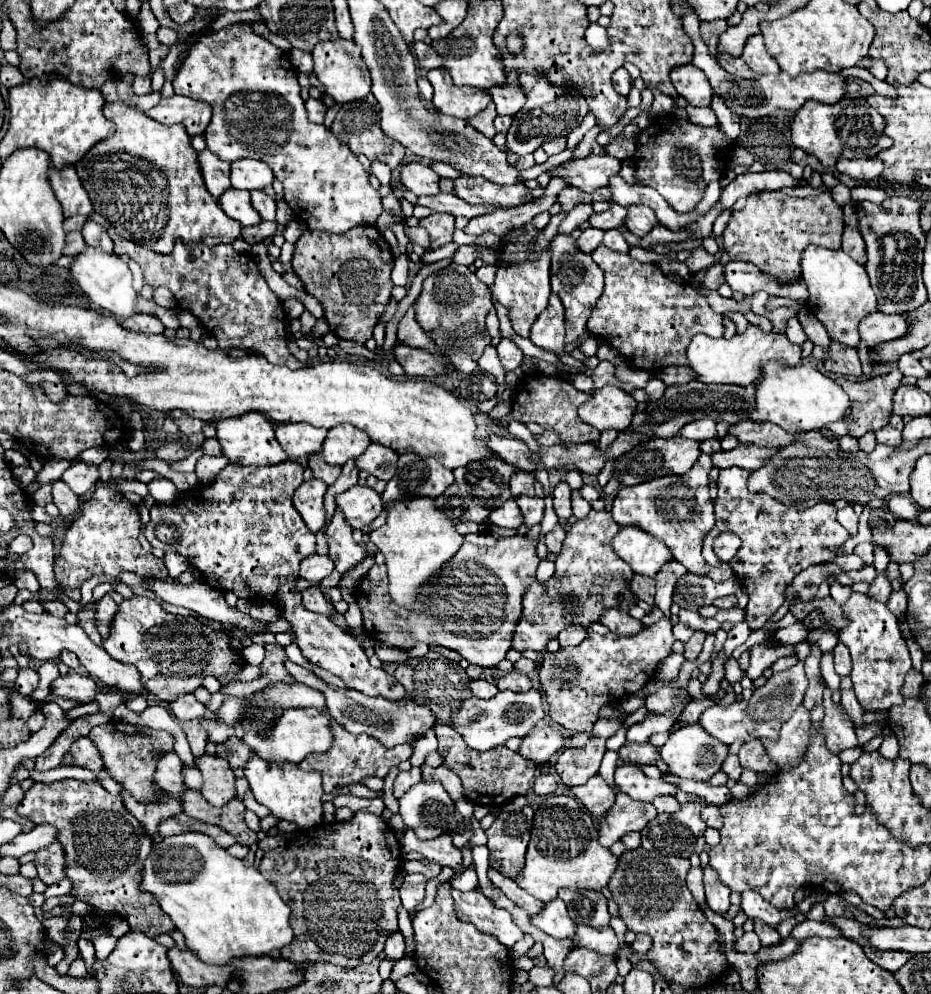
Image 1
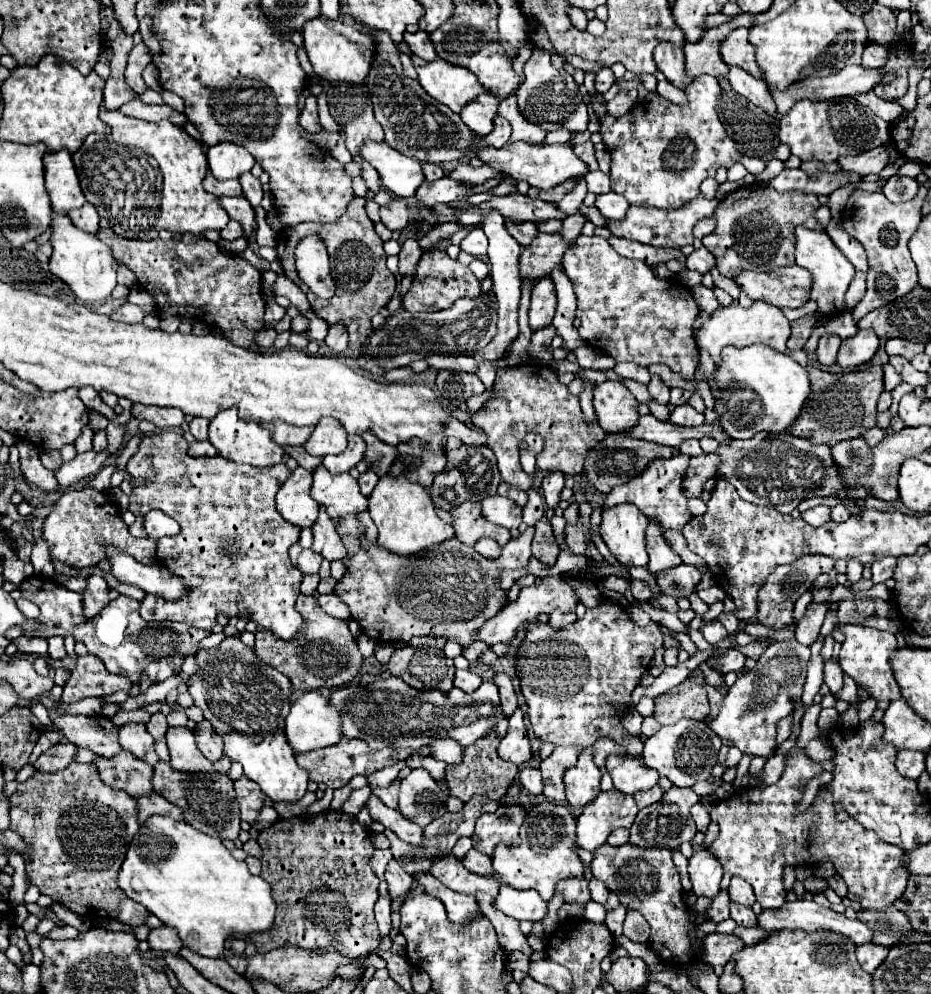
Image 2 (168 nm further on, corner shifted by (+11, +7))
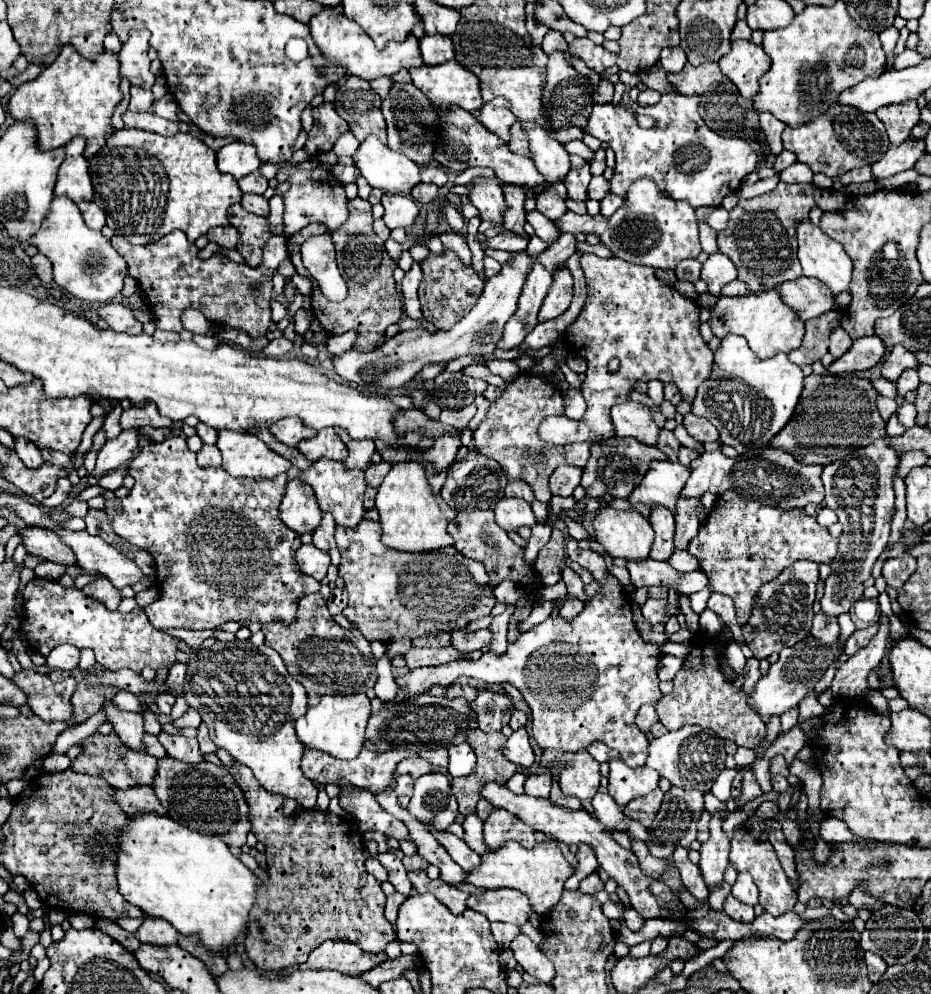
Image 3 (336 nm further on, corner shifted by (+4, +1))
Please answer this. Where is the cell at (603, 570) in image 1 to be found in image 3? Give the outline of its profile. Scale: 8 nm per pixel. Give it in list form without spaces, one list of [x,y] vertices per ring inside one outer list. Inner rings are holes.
[[[479,629],[475,633],[465,633],[463,631],[453,631],[451,633],[451,645],[459,651],[481,651],[483,647],[489,647],[493,639],[491,629]]]

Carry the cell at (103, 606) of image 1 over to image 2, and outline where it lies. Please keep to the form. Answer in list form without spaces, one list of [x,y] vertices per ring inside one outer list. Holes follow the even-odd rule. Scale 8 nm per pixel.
[[[102,575],[88,577],[82,595],[84,595],[84,613],[86,615],[96,615],[100,609],[104,609],[110,603],[108,585]]]

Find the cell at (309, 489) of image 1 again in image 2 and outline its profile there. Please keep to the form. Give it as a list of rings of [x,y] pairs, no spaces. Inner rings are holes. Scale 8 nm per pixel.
[[[296,467],[276,493],[278,513],[292,525],[310,527],[318,515],[318,503],[310,497],[312,473]]]

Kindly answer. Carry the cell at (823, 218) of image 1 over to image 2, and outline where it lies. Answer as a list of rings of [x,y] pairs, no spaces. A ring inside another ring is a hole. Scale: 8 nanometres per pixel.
[[[762,183],[740,187],[718,203],[716,207],[718,225],[710,235],[702,239],[702,245],[716,255],[716,267],[728,279],[734,279],[740,271],[766,271],[768,273],[786,265],[794,265],[794,227],[804,225],[808,229],[822,229],[822,225],[814,217],[818,207],[820,207],[818,197],[812,193],[802,193],[802,191],[778,193],[774,187],[762,185]]]

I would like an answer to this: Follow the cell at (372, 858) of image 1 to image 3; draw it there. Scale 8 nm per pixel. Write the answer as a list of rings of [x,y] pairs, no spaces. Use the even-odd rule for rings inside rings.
[[[235,763],[231,769],[237,785],[245,793],[249,805],[251,831],[257,835],[261,843],[265,843],[267,869],[269,879],[259,885],[257,903],[251,911],[251,927],[245,939],[245,951],[249,959],[261,971],[281,971],[285,967],[305,963],[307,955],[327,939],[343,939],[357,943],[367,953],[379,953],[387,943],[395,941],[395,929],[383,917],[385,893],[381,891],[381,883],[365,871],[365,841],[355,821],[343,819],[333,813],[297,811],[289,817],[283,815],[283,797],[265,791],[249,767]]]

